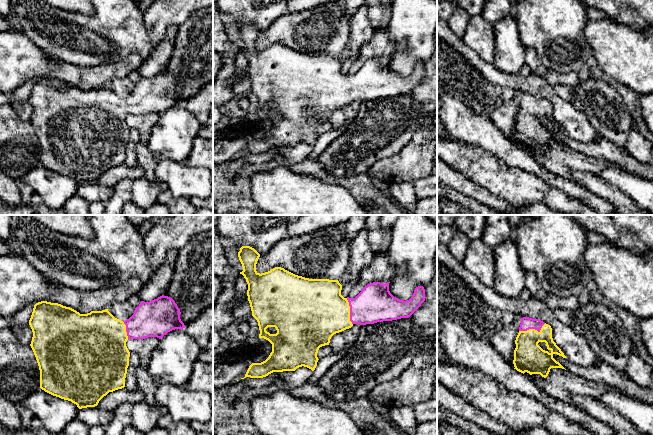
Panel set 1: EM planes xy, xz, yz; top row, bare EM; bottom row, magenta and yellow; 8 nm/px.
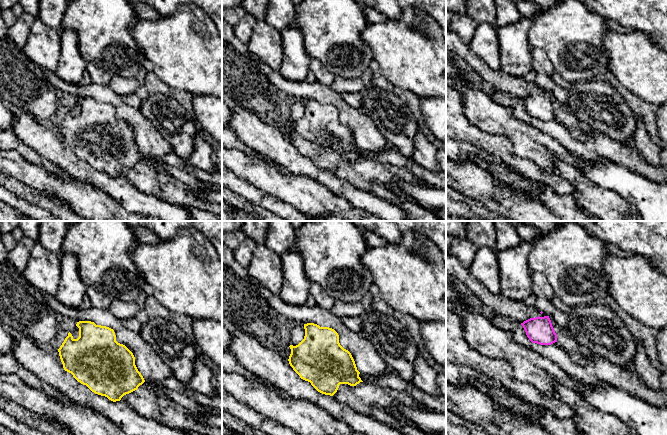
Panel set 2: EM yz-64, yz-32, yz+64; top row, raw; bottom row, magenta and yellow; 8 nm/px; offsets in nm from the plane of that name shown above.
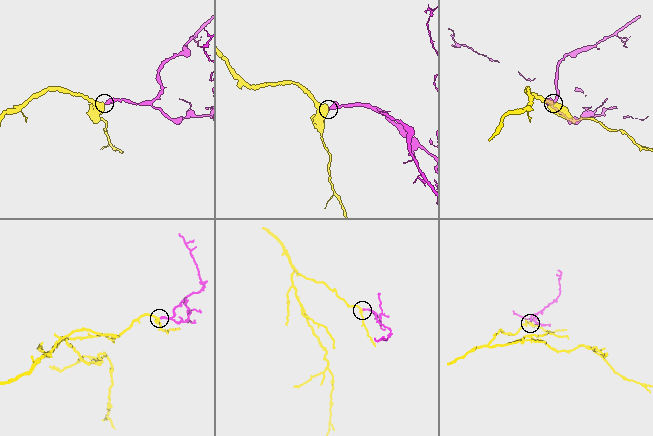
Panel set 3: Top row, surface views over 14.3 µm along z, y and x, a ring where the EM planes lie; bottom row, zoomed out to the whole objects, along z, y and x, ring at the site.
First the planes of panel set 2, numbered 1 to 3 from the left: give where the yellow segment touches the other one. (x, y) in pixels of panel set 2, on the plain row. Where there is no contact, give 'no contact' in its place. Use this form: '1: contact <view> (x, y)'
1: no contact
2: no contact
3: no contact

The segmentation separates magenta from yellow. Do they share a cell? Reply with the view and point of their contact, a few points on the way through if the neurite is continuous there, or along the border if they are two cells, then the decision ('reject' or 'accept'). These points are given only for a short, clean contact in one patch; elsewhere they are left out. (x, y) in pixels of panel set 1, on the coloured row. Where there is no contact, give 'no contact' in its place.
yz (532, 328) | across yz (527, 323), (532, 328), (529, 335), (529, 357) | accept

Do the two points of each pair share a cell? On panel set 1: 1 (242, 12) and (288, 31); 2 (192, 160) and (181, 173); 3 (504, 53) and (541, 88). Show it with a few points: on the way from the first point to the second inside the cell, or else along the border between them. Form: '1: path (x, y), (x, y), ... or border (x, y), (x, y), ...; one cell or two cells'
1: border (286, 11), (260, 31); two cells
2: border (183, 162), (188, 165), (202, 167); two cells
3: border (495, 67), (508, 73), (518, 74); two cells

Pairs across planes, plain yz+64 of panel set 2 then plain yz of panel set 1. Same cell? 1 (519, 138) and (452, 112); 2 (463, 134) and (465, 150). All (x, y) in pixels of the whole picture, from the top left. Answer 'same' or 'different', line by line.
1: different
2: different

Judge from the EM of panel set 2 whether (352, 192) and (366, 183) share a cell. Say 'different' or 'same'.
different

